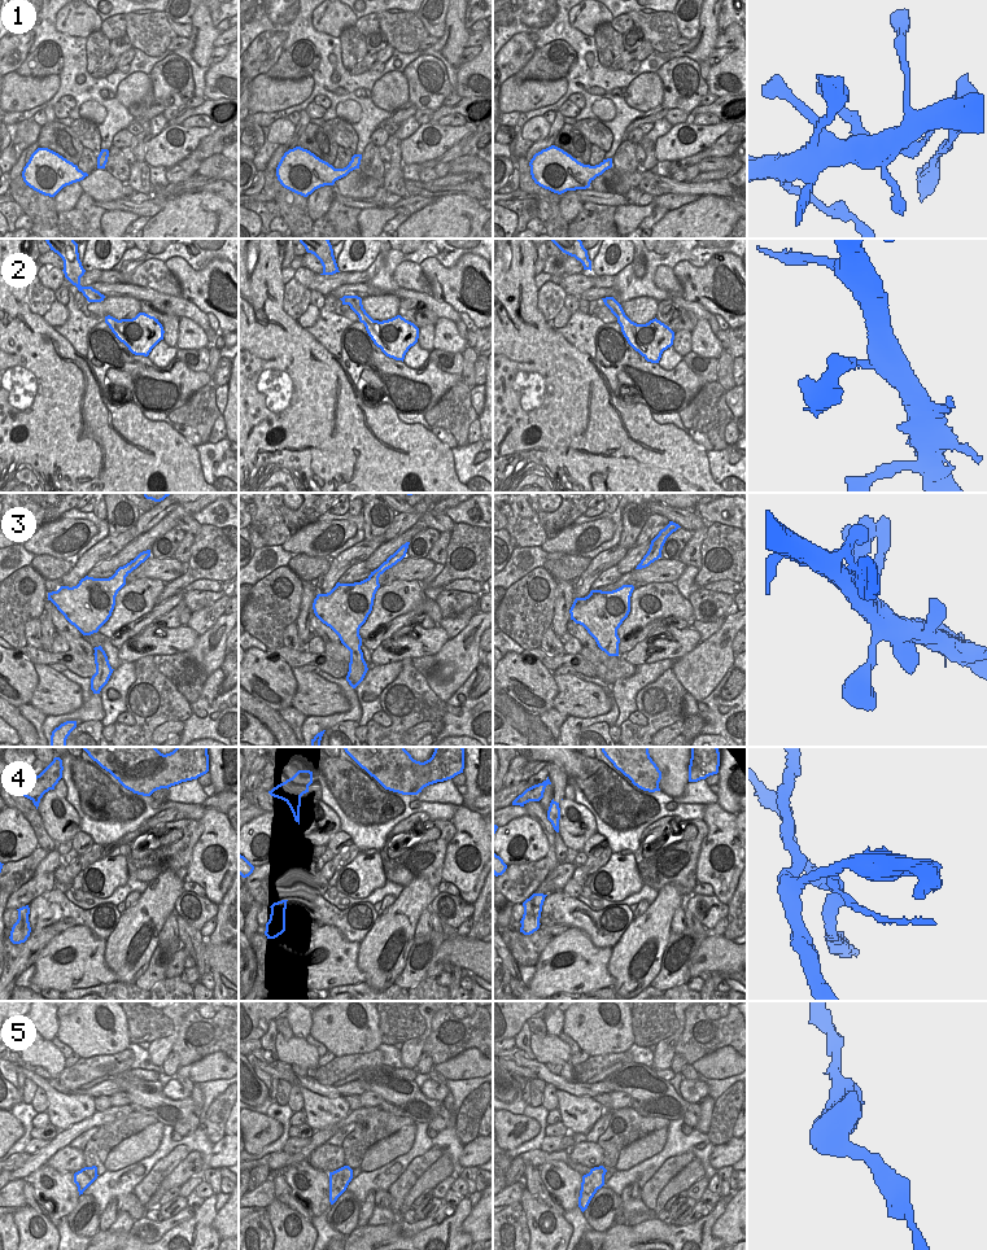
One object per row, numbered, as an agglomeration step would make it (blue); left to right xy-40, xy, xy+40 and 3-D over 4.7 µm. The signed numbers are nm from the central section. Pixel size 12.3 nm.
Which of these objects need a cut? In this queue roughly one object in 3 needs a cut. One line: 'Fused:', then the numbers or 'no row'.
Fused: 4

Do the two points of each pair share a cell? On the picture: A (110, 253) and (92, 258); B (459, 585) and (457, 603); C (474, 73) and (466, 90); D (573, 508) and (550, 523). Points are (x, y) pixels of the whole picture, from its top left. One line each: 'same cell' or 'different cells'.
A: same cell
B: different cells
C: same cell
D: same cell

